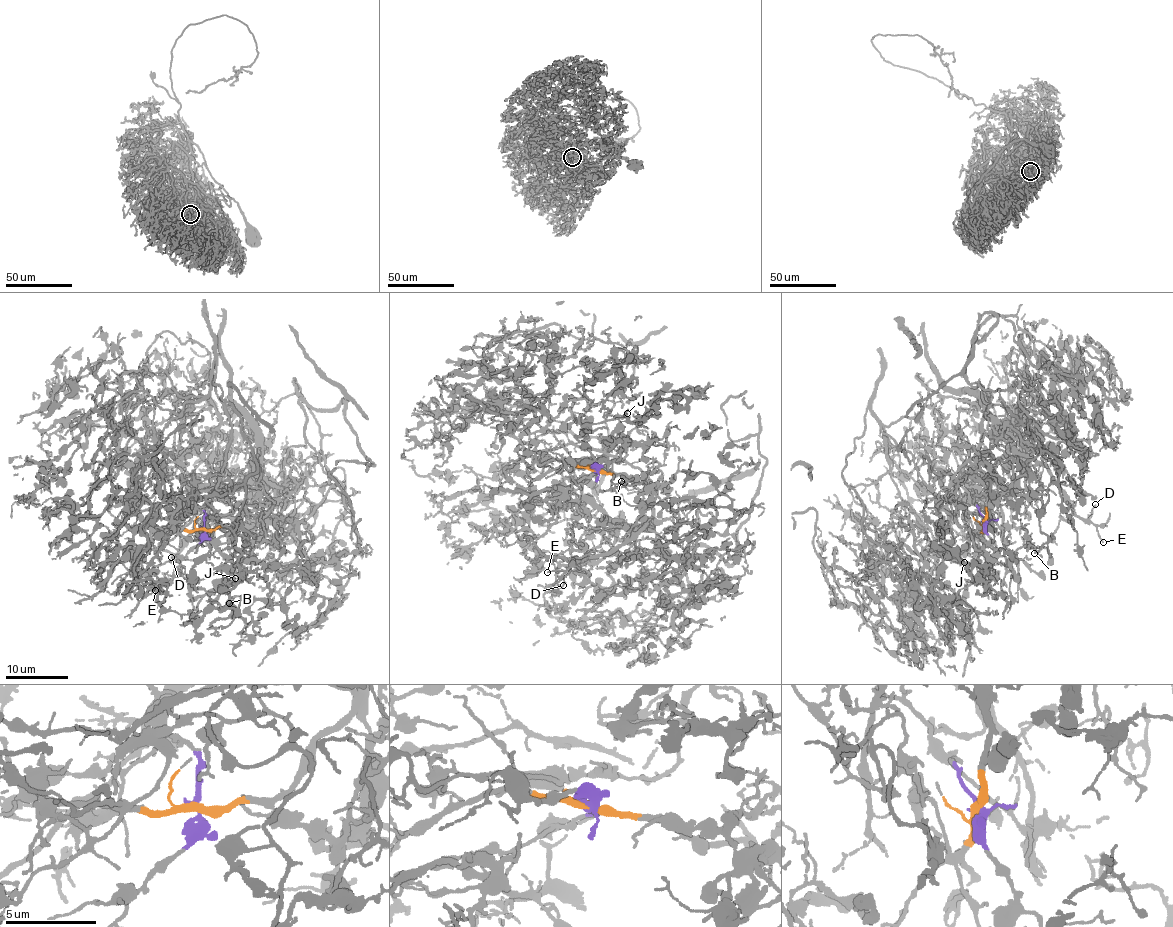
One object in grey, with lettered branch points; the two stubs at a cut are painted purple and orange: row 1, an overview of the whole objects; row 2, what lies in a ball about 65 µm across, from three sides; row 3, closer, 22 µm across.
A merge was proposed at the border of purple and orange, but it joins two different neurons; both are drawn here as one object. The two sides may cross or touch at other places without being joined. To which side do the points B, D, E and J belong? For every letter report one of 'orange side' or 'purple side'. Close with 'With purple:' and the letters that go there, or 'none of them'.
B: purple side
D: orange side
E: orange side
J: purple side
With purple: B, J

